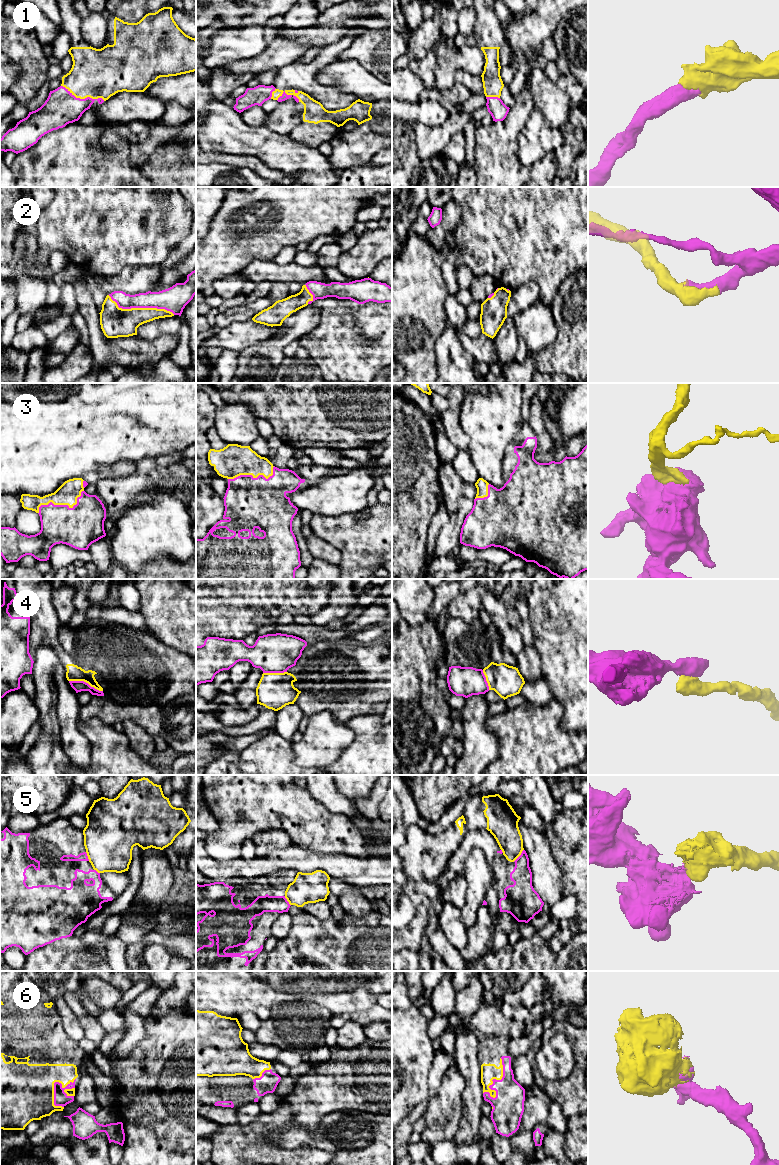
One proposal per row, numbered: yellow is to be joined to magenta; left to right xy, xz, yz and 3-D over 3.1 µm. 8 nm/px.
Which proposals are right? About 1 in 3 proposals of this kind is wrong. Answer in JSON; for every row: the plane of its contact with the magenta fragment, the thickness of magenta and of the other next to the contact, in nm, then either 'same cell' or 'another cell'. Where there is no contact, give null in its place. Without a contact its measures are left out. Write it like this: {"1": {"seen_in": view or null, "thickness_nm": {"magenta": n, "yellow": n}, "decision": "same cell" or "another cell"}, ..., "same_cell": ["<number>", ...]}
{"1": {"seen_in": "xy", "thickness_nm": {"magenta": 280, "yellow": 400}, "decision": "same cell"}, "2": {"seen_in": "xy", "thickness_nm": {"magenta": 190, "yellow": 240}, "decision": "same cell"}, "3": {"seen_in": "xy", "thickness_nm": {"magenta": 320, "yellow": 170}, "decision": "same cell"}, "4": {"seen_in": "xy", "thickness_nm": {"magenta": 90, "yellow": 130}, "decision": "another cell"}, "5": {"seen_in": "yz", "thickness_nm": {"magenta": 160, "yellow": 220}, "decision": "another cell"}, "6": {"seen_in": "xy", "thickness_nm": {"magenta": 110, "yellow": 460}, "decision": "same cell"}, "same_cell": ["1", "2", "3", "6"]}

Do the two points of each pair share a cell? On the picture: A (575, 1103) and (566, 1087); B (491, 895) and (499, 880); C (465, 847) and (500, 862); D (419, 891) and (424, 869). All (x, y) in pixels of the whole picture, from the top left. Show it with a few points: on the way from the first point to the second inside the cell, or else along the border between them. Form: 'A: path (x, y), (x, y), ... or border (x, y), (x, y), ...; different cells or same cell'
A: path (575, 1099), (568, 1091); same cell
B: path (495, 891), (499, 884); same cell
C: path (474, 844), (482, 844), (491, 853); same cell
D: path (420, 886), (422, 874); same cell

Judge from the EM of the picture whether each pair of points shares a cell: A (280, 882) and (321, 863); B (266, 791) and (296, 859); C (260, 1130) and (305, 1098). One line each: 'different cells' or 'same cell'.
A: different cells
B: different cells
C: same cell

